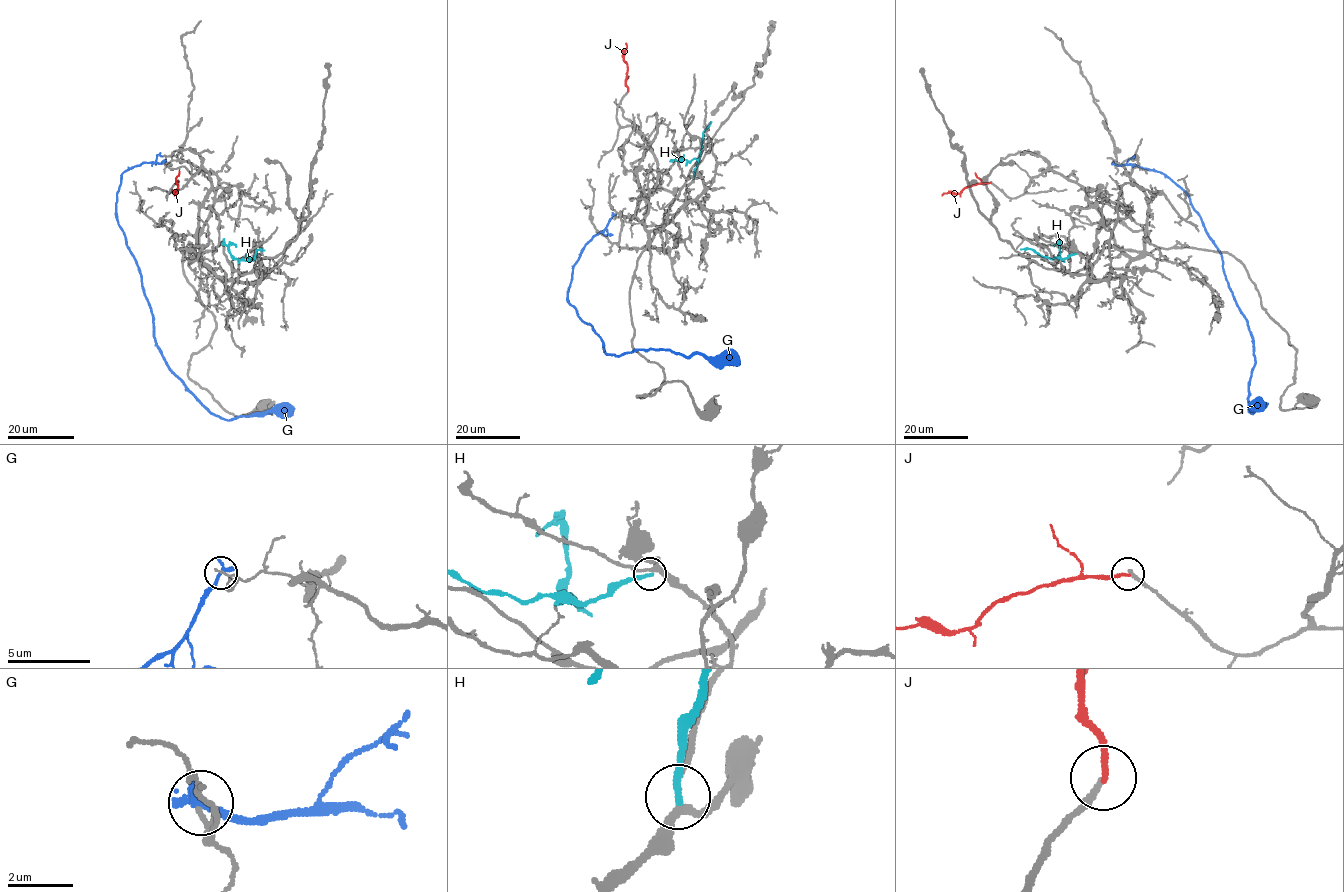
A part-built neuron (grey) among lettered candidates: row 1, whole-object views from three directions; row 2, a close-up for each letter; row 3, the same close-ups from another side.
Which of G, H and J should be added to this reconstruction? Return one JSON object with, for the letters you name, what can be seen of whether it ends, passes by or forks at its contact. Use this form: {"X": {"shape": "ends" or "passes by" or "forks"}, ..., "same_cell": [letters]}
{"same_cell": []}

